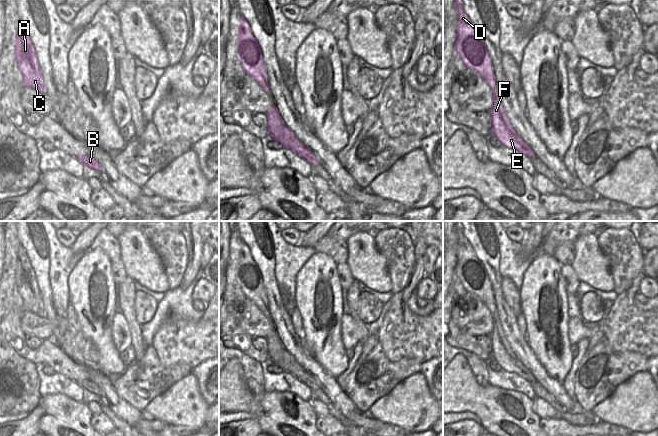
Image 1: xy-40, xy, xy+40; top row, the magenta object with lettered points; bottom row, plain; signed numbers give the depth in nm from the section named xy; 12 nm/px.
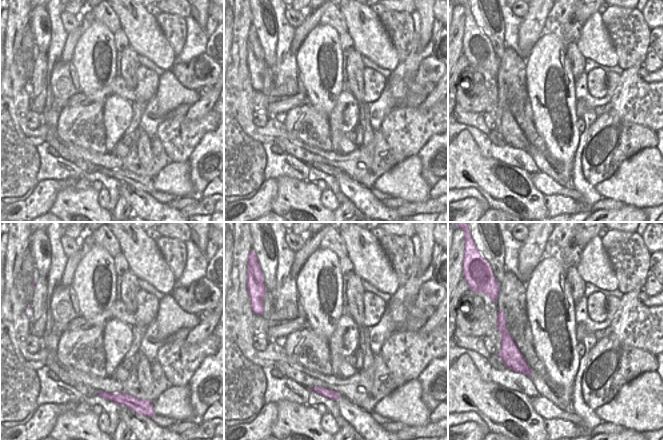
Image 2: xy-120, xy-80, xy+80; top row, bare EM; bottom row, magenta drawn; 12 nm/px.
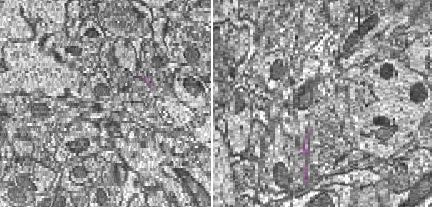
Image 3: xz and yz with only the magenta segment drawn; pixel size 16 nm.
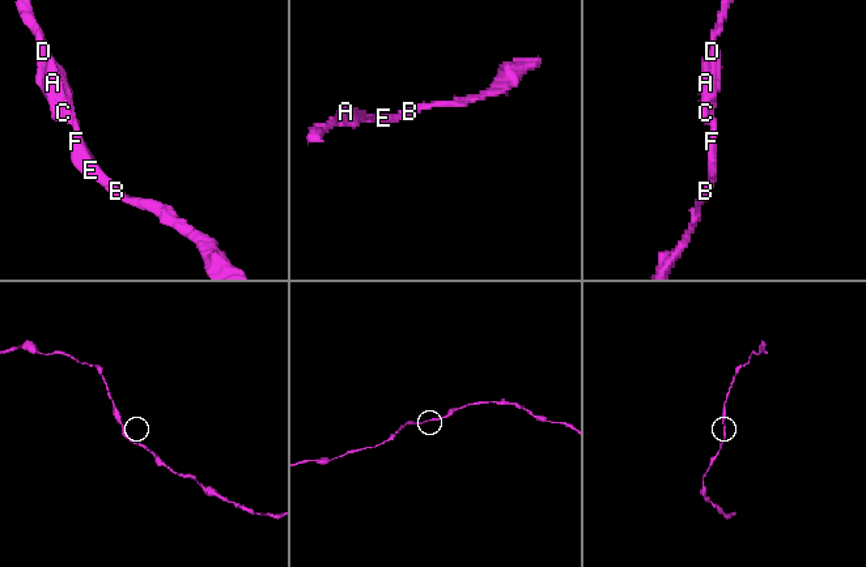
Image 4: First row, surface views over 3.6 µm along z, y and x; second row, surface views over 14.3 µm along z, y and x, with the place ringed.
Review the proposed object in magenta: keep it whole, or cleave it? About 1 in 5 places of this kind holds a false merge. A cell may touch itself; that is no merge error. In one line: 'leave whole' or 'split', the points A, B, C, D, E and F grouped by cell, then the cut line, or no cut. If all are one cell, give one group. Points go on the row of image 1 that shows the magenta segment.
leave whole; groups A B C D E F; cut none

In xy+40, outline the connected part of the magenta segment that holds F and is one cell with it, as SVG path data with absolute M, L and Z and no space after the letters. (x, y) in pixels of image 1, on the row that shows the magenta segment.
M455 0L455 9L458 13L458 28L455 43L455 52L459 54L466 68L477 72L492 90L494 105L491 109L492 133L503 146L516 149L526 157L532 159L536 155L534 151L522 140L512 127L502 105L498 89L496 87L494 70L491 57L483 39L463 9L461 0Z

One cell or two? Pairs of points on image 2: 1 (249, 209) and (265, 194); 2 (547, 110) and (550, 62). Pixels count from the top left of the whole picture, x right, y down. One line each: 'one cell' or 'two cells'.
1: one cell
2: one cell

